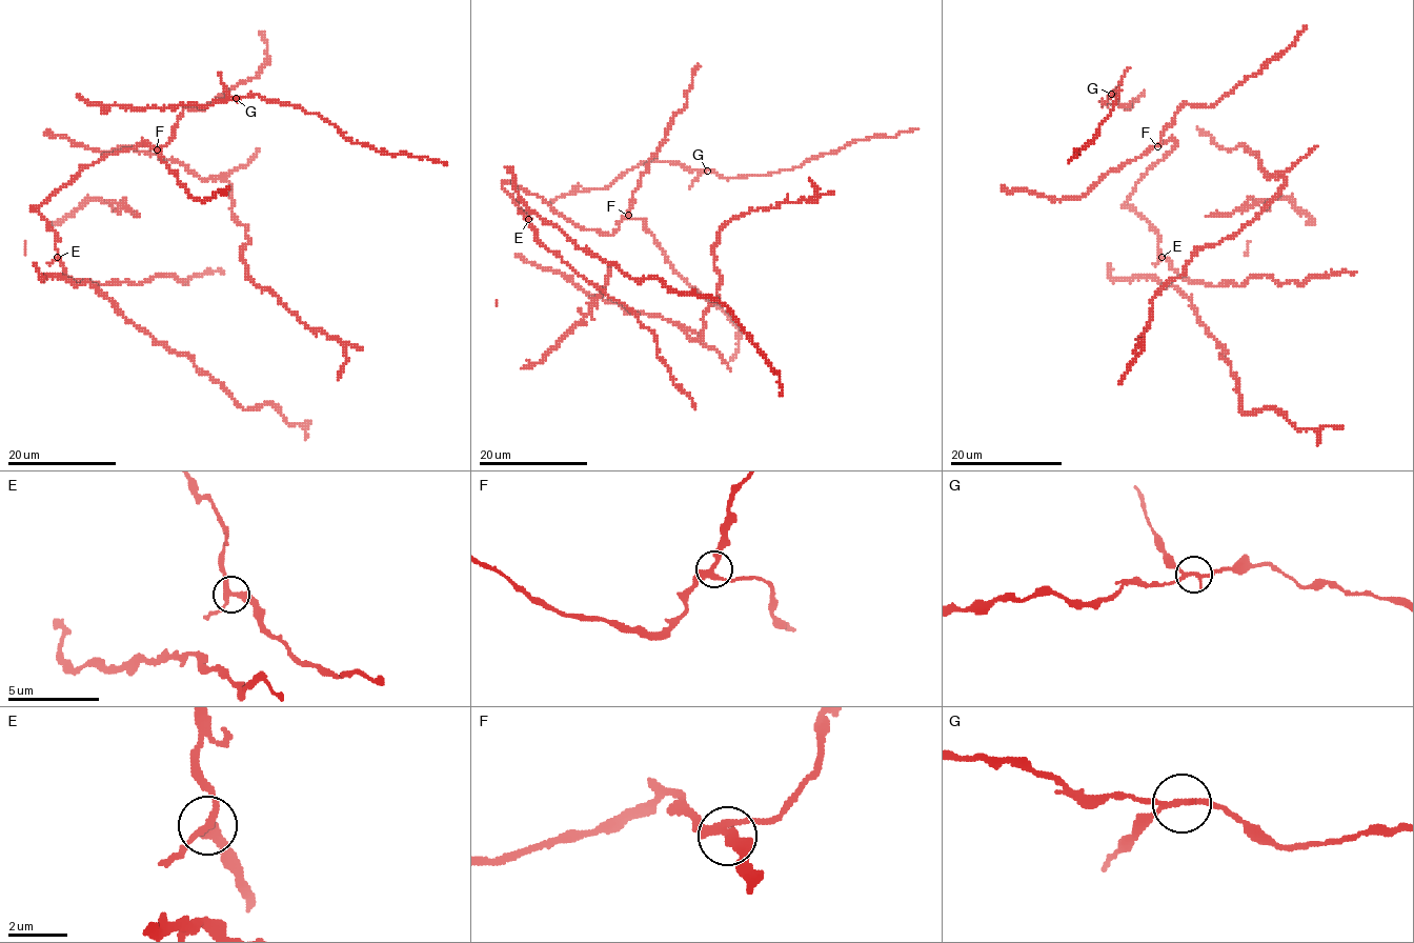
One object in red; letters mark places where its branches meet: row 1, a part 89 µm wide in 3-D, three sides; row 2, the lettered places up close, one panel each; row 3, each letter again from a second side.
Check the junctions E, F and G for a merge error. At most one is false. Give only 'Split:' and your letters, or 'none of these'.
Split: G

